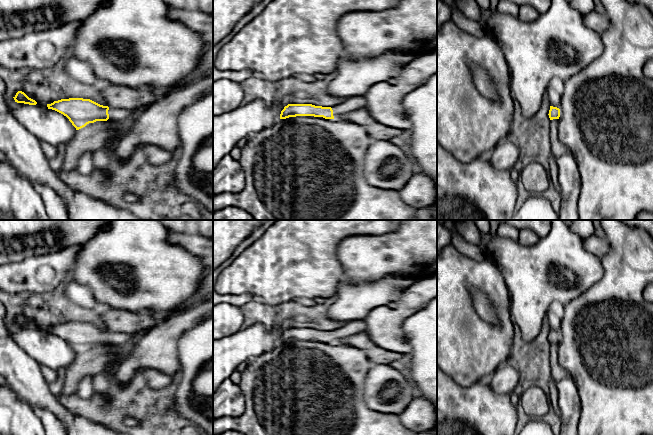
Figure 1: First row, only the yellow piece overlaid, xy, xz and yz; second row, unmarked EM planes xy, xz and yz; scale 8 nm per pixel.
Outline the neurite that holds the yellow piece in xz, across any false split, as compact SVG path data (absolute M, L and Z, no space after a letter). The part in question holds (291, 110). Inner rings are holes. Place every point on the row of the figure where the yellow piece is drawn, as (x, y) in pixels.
M355 96L345 99L345 101L334 107L322 107L312 104L288 104L281 111L280 119L296 116L314 116L325 119L338 119L342 115L355 111L366 106L364 96Z

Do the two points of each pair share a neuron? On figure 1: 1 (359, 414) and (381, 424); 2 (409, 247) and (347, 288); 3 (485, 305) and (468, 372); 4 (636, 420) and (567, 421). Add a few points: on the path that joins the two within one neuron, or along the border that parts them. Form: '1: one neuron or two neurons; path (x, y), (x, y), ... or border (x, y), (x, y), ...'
1: one neuron; path (364, 419), (369, 424), (376, 424)
2: two neurons; border (344, 278), (353, 282), (378, 280)
3: two neurons; border (473, 296), (475, 311), (485, 320), (497, 325)
4: two neurons; border (580, 402), (580, 416), (577, 424)

